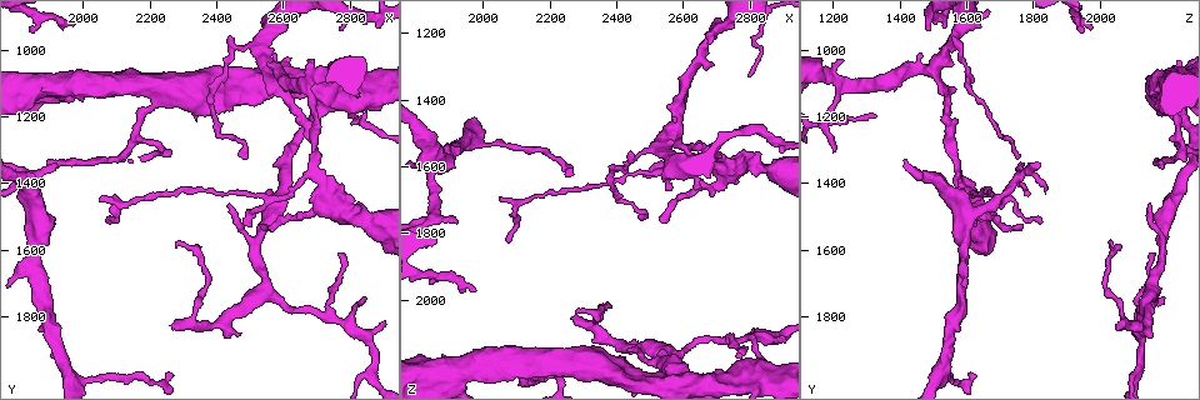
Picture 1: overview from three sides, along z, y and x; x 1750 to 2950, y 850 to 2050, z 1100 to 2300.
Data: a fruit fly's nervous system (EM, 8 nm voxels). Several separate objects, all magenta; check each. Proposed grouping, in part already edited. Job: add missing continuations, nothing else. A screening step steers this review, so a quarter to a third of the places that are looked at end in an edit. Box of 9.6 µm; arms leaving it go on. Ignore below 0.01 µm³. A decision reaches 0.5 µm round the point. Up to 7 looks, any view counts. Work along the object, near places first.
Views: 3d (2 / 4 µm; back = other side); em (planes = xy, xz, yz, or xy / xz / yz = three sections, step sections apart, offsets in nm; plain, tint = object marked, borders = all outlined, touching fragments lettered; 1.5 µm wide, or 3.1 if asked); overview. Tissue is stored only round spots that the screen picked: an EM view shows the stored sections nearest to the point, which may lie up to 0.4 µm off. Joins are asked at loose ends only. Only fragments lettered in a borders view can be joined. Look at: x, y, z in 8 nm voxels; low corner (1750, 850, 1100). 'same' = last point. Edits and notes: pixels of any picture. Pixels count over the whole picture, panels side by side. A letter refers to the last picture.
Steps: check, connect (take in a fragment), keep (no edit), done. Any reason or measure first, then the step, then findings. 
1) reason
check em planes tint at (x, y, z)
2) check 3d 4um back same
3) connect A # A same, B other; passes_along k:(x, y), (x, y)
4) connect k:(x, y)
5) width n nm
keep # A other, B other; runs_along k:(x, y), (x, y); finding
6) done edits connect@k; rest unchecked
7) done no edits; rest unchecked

end of a long branch
check em xy step 8 tint at (2260, 1980, 1630)

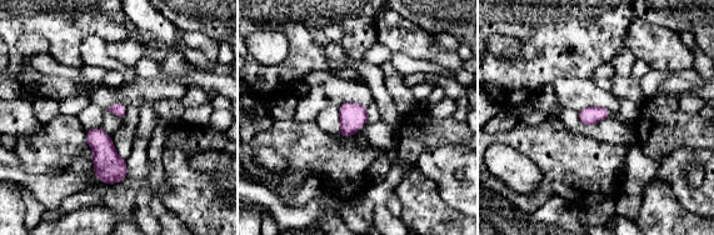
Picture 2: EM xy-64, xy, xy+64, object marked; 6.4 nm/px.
check em planes borders same

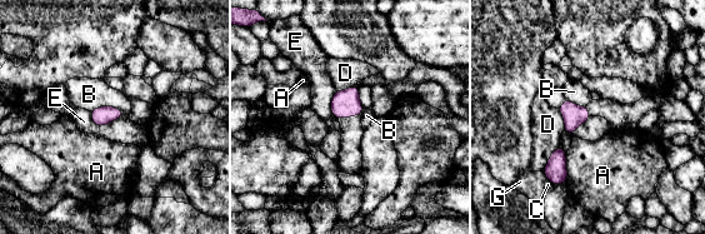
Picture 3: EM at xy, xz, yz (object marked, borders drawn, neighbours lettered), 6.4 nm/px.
width 120 nm
keep # A other, B other, C other, D other, E other, G other; border 3:(91, 110), (116, 106), (125, 114); none of them fits

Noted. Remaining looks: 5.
free end
check 3d 4um at (2260, 1820, 2060)

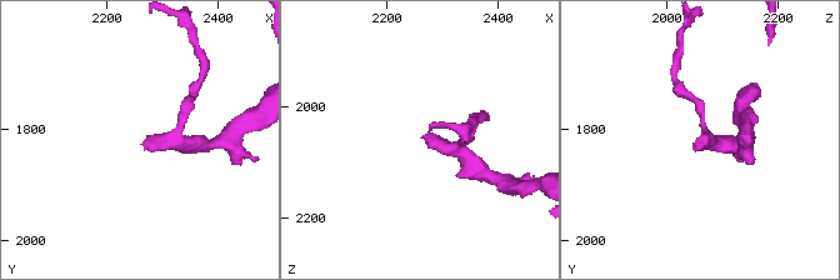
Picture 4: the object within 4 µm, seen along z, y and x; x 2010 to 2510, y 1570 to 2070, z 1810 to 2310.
check em yz step 4 borders at (2260, 1830, 2055)

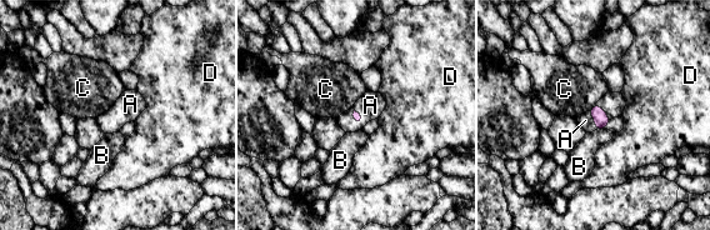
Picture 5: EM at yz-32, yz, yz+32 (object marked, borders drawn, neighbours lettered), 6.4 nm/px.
cut it another way
check em planes borders same

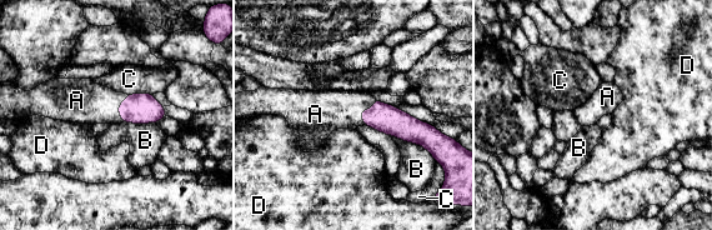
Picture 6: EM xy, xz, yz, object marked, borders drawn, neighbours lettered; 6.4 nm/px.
connect A # A same, B other, C other, D other; passes_along 6:(390, 120), (364, 110), (325, 110); the neuron continues

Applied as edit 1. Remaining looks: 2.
thin end
check 3d 2um at (2690, 1310, 1200)

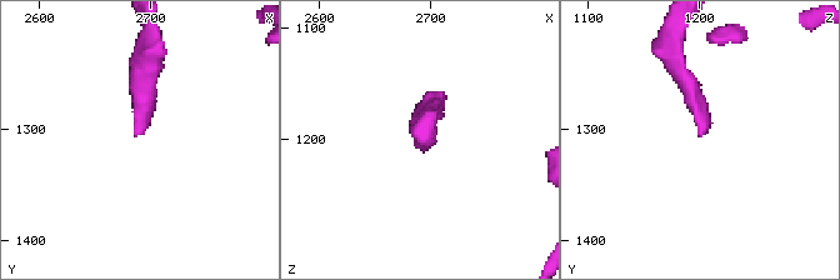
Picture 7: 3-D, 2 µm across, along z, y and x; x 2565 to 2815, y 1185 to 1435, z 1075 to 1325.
shape alone is not enough
check em planes borders at (2688, 1302, 1206)

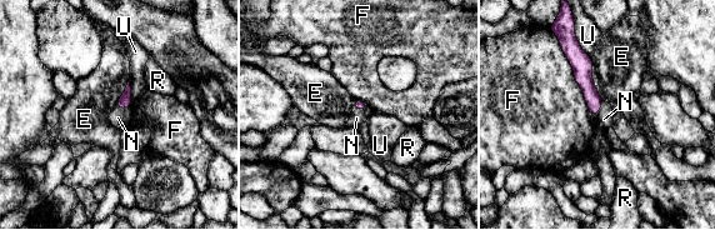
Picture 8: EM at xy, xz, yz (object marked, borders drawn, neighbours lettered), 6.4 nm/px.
longest_contact F 550 nm
connect N # E other, F other, N same, R other, U other; the neuron continues

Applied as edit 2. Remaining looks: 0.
done edits connect@6, connect@8; rest unchecked

